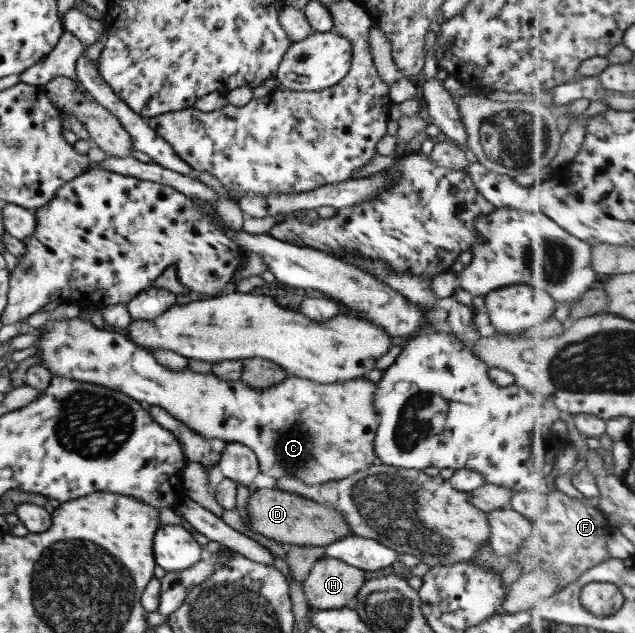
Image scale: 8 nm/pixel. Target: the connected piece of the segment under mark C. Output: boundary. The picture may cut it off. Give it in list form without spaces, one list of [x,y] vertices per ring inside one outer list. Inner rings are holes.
[[[63,317],[47,324],[44,332],[34,341],[37,346],[34,355],[50,375],[52,373],[119,391],[144,406],[162,407],[196,434],[207,439],[246,445],[255,454],[258,473],[269,475],[273,479],[294,475],[305,485],[319,485],[333,479],[345,479],[377,462],[373,451],[373,438],[378,426],[378,413],[373,405],[377,384],[365,380],[364,377],[337,383],[317,383],[287,375],[277,385],[252,389],[238,379],[223,381],[215,379],[213,375],[201,375],[191,371],[171,373],[126,335],[100,330],[81,317]]]

